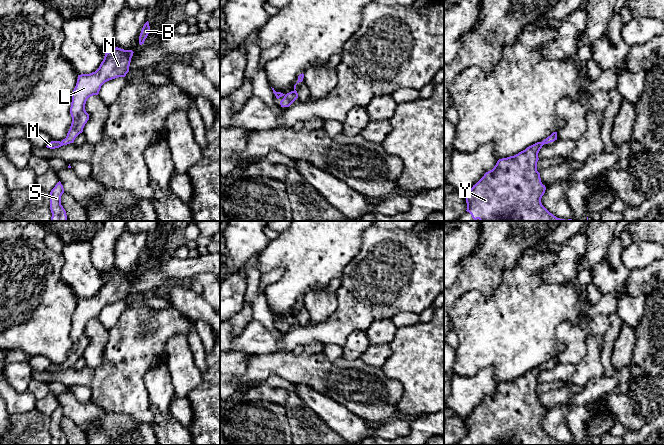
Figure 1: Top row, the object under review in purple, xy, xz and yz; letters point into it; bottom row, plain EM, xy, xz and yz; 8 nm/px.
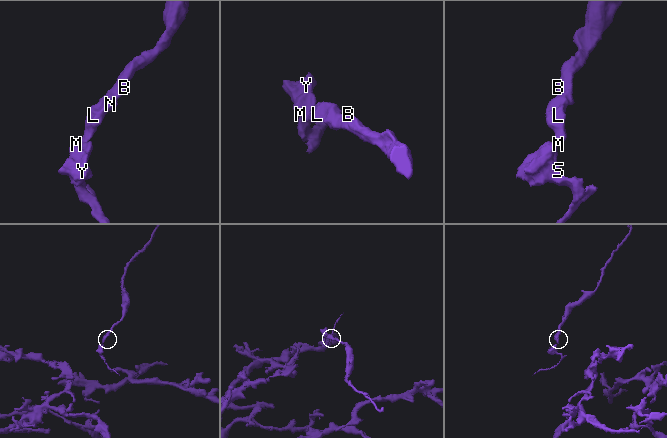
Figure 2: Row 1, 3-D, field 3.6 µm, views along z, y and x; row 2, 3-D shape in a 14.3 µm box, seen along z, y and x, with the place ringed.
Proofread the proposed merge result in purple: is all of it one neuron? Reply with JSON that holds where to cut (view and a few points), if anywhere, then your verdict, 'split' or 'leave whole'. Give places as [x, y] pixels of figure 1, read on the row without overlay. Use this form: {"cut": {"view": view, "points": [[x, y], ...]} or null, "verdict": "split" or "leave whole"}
{"cut": null, "verdict": "leave whole"}

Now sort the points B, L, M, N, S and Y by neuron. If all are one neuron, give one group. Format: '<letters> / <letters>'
B L M N S Y

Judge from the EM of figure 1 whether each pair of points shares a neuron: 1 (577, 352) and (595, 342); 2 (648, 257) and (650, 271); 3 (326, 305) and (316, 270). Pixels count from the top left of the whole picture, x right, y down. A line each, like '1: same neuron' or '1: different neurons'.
1: different neurons
2: different neurons
3: different neurons

